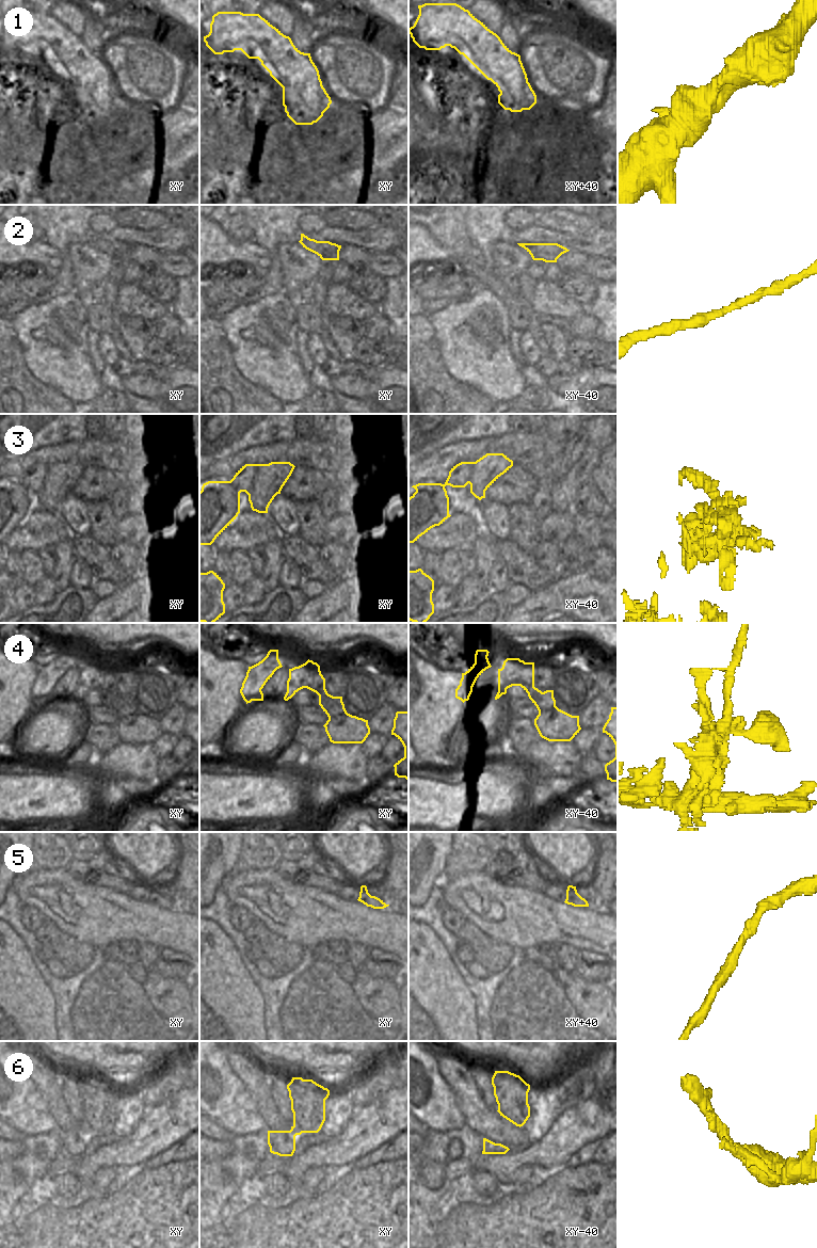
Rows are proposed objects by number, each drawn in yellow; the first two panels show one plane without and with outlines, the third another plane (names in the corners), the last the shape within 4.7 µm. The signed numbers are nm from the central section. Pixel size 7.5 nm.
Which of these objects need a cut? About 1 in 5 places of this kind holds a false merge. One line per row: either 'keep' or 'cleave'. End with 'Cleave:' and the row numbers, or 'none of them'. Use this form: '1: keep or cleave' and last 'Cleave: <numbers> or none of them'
1: keep
2: keep
3: keep
4: keep
5: keep
6: cleave
Cleave: 6

